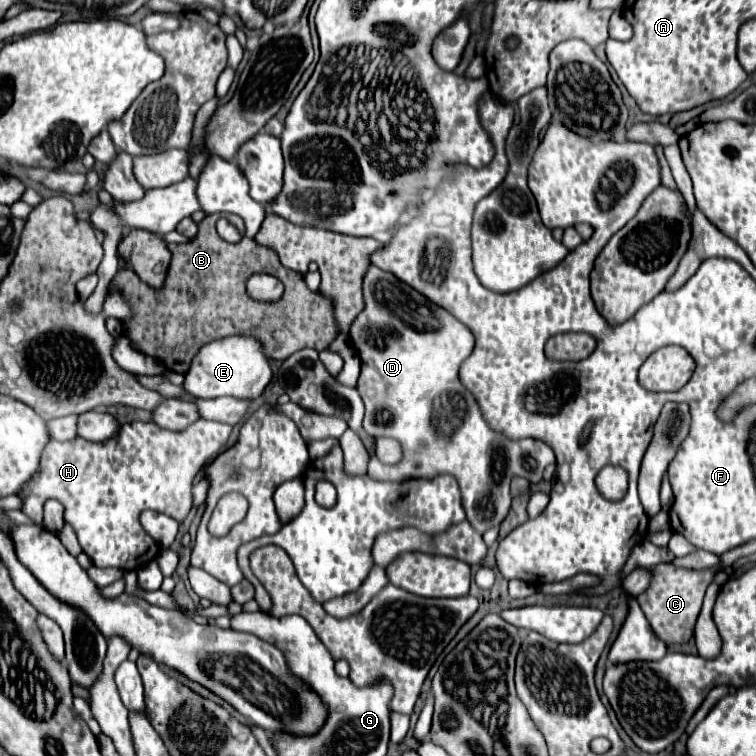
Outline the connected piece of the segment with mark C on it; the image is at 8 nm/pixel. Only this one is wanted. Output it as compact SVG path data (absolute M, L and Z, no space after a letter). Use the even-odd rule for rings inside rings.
M658 564L656 570L652 570L652 586L638 596L638 604L646 614L648 622L652 622L656 634L664 638L664 642L680 644L692 636L704 592L712 582L714 572L716 570L686 570L686 568L676 568L672 564Z

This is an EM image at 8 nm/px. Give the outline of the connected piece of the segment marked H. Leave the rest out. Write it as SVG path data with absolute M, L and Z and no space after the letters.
M212 420L194 422L188 430L182 432L160 428L154 422L130 422L120 428L120 438L116 438L116 442L94 444L84 438L66 442L52 440L44 448L36 478L32 478L32 482L28 482L28 486L24 486L24 490L20 492L20 498L24 502L22 512L28 514L37 525L43 526L44 503L48 498L56 498L64 504L64 520L74 526L78 542L82 550L92 558L94 566L138 570L144 560L156 558L160 552L160 544L142 528L140 514L144 510L154 510L182 522L192 508L192 482L196 474L202 470L208 458L214 458L224 450L230 432L232 426Z

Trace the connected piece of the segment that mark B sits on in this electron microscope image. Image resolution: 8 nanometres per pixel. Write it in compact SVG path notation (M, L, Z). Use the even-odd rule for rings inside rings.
M224 212L222 214L208 214L198 224L198 234L194 240L190 240L188 244L170 244L168 248L172 252L172 262L170 262L168 278L166 278L166 284L162 290L152 290L142 280L130 280L130 270L120 272L112 280L112 284L118 286L124 292L124 296L130 300L132 310L134 310L134 318L130 322L122 324L124 334L130 338L130 342L134 340L134 346L140 352L144 352L146 356L158 358L168 370L186 374L194 356L198 354L198 350L202 346L206 346L212 340L232 336L232 334L252 334L252 336L260 338L264 342L264 350L268 350L268 356L272 360L286 360L290 354L294 354L302 348L312 348L312 350L322 352L322 350L328 350L332 340L336 340L338 324L336 324L336 316L334 316L332 298L326 298L320 292L308 290L308 286L304 282L304 274L298 274L294 270L284 268L278 260L278 254L272 248L258 244L254 238L248 238L240 216L228 214L228 212L226 214ZM218 218L230 220L240 230L240 234L244 238L238 244L224 242L216 234L216 220ZM256 272L272 274L284 284L284 294L278 302L256 302L246 294L246 280Z

